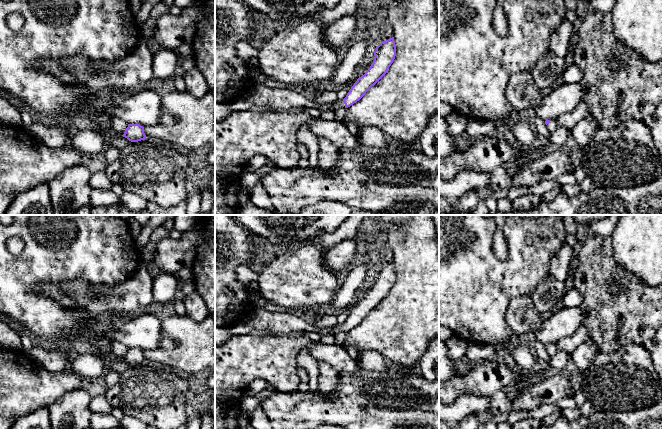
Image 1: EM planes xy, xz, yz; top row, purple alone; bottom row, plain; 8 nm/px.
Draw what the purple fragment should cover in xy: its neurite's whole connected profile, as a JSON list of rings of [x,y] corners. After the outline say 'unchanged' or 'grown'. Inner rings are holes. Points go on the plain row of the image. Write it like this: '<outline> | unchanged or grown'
[[[129,348],[122,360],[131,366],[138,366],[146,362],[144,351],[139,348]]] | unchanged

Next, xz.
[[[394,261],[381,266],[374,275],[374,285],[364,299],[359,301],[343,324],[332,328],[331,335],[348,332],[359,325],[388,295],[396,280]]] | grown

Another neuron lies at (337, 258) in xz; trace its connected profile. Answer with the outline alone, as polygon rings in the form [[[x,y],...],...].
[[[345,239],[324,253],[324,263],[333,272],[339,272],[339,271],[345,270],[346,267],[355,259],[356,255],[358,254],[356,252],[356,249],[359,246],[360,246],[359,239],[356,239],[356,240]]]

